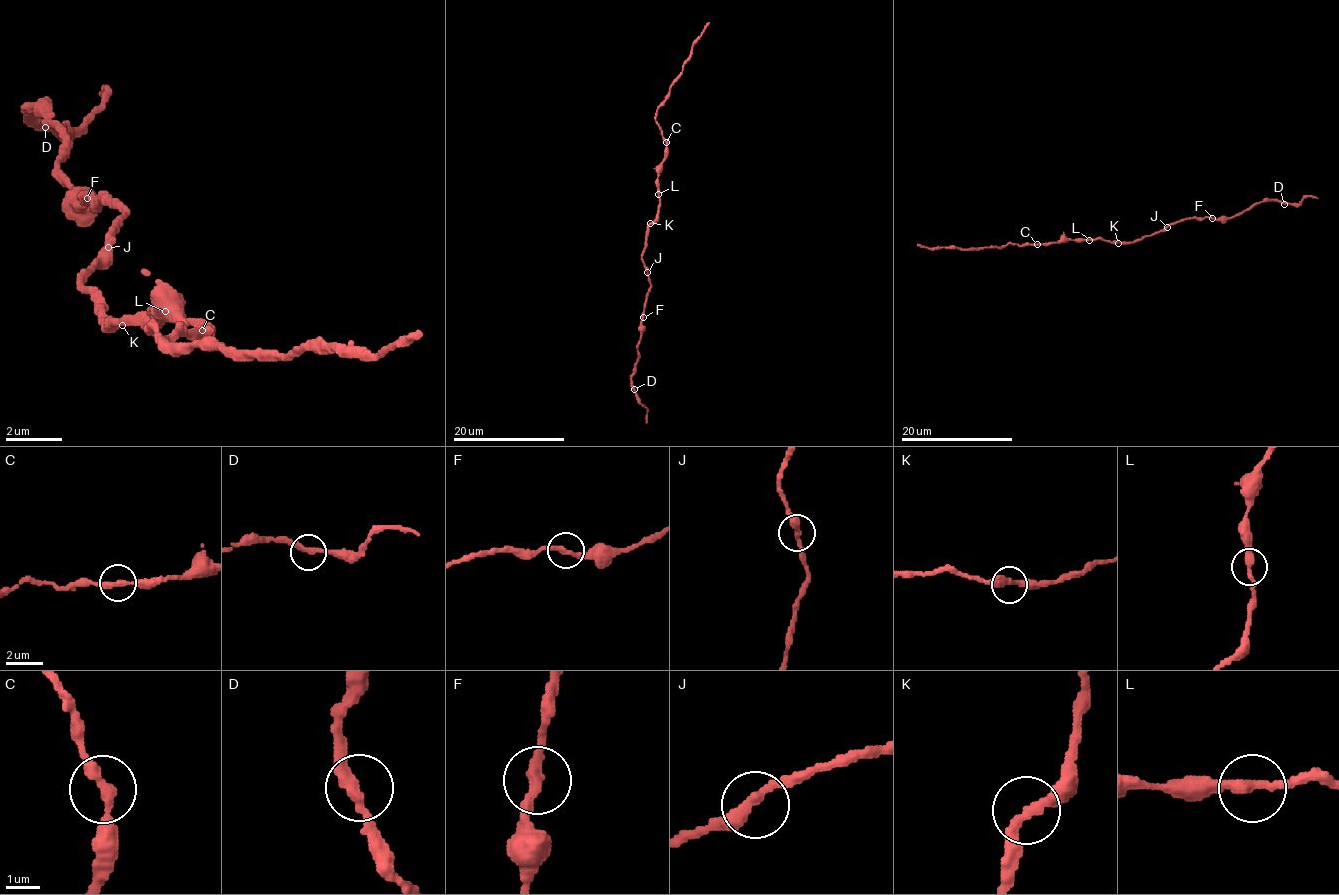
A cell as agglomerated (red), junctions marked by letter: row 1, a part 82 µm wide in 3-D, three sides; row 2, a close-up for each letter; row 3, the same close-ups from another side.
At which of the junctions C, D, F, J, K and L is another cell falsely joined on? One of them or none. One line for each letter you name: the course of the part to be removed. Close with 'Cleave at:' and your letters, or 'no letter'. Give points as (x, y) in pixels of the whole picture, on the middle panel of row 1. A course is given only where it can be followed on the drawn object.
Cleave at: no letter

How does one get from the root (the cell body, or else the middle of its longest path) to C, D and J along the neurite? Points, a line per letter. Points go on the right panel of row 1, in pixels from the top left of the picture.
C: (1118, 241), (1093, 239), (1037, 244)
D: (1118, 241), (1141, 240), (1188, 218), (1233, 218), (1264, 201), (1278, 199), (1284, 204)
J: (1118, 241), (1136, 241), (1167, 227)

